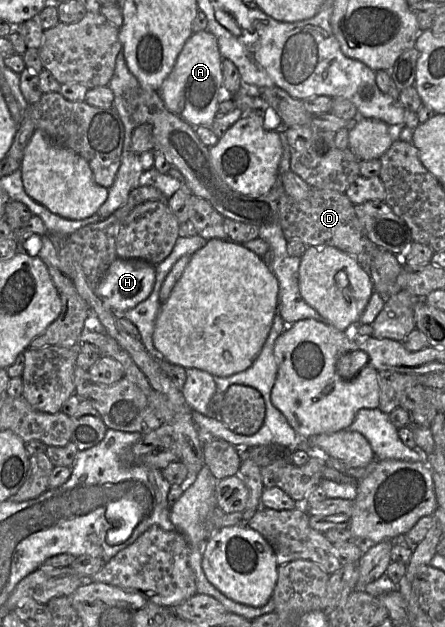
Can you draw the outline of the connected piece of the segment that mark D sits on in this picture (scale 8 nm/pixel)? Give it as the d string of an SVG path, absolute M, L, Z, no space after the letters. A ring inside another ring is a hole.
M138 85L125 89L123 99L136 127L142 124L152 127L154 149L161 151L167 161L181 172L193 195L208 201L224 218L258 227L279 223L288 242L298 239L306 246L333 246L352 256L370 275L371 262L378 246L368 237L355 212L355 205L345 193L311 187L310 195L297 201L286 193L281 185L281 176L278 176L275 185L267 193L261 196L243 195L222 180L213 166L209 148L200 141L195 127L171 113L159 91Z

